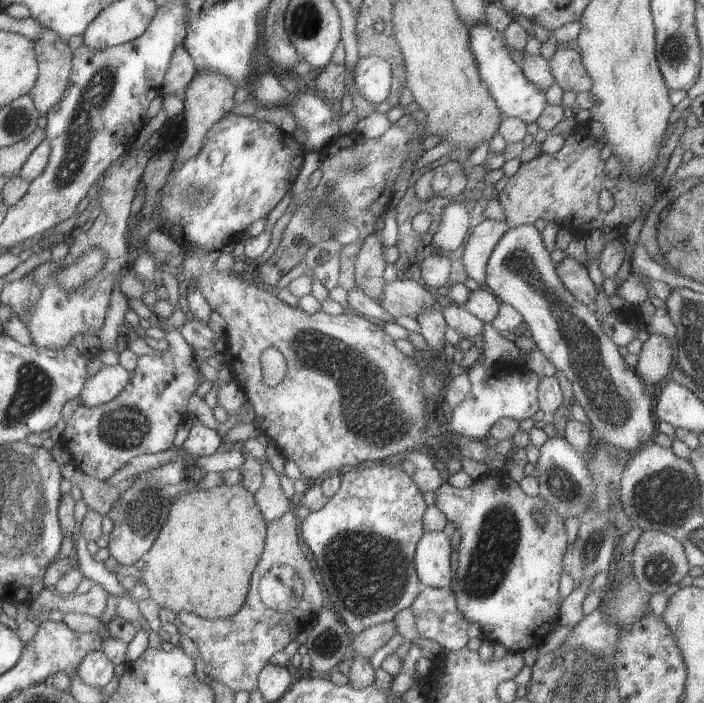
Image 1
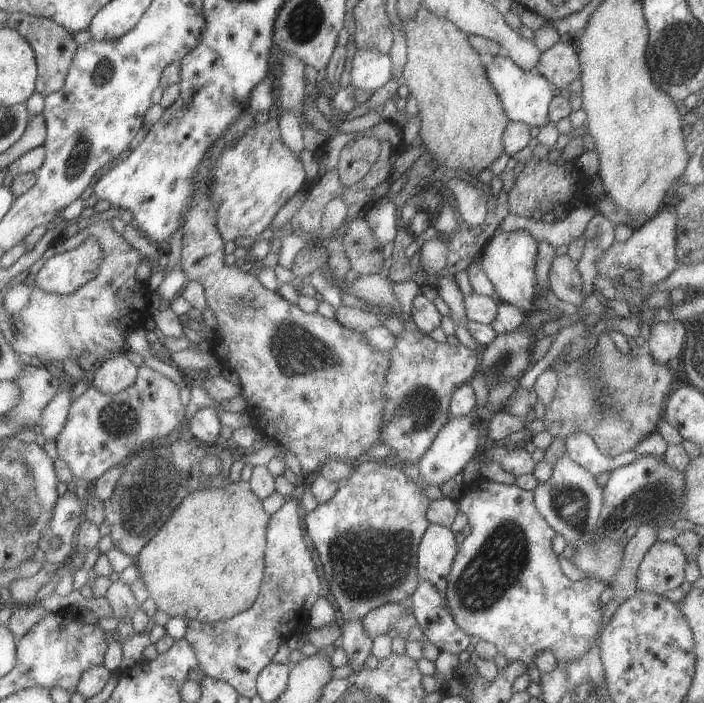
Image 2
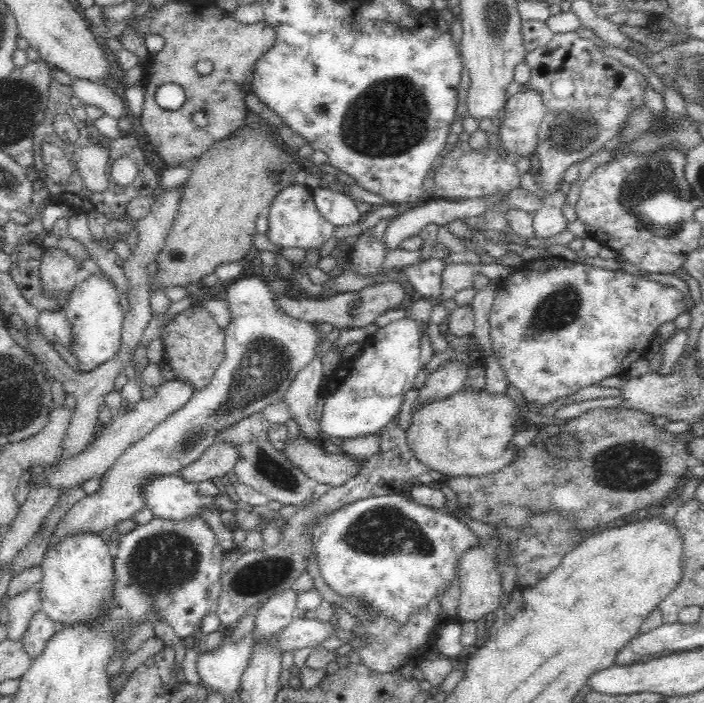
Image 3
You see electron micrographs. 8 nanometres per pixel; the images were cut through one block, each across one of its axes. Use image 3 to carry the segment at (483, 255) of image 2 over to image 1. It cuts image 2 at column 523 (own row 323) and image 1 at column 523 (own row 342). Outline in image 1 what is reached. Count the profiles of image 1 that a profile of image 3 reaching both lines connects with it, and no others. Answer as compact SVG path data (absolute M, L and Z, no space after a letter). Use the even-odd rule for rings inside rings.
M519 225L505 231L497 241L486 262L485 288L501 303L507 303L519 312L527 326L530 341L553 364L557 371L571 382L572 400L583 409L590 422L590 438L603 440L607 445L634 454L647 445L655 430L654 396L649 394L634 369L628 366L618 346L603 332L595 317L595 305L587 306L578 301L560 281L550 253L543 247L541 234L533 225Z

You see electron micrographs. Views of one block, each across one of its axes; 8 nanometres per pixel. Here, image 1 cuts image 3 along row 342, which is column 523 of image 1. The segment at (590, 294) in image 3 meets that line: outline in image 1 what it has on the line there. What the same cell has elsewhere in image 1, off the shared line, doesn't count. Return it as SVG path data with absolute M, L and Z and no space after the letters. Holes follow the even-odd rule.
M504 470L480 476L464 488L451 486L445 481L433 491L433 496L433 506L460 532L457 573L449 586L458 609L469 622L479 625L483 631L482 638L494 644L503 644L507 651L523 652L531 646L539 646L546 634L557 625L563 600L557 591L562 554L568 545L563 519L556 510L547 508L538 494L527 496ZM533 510L542 511L546 516L541 529L531 517Z

